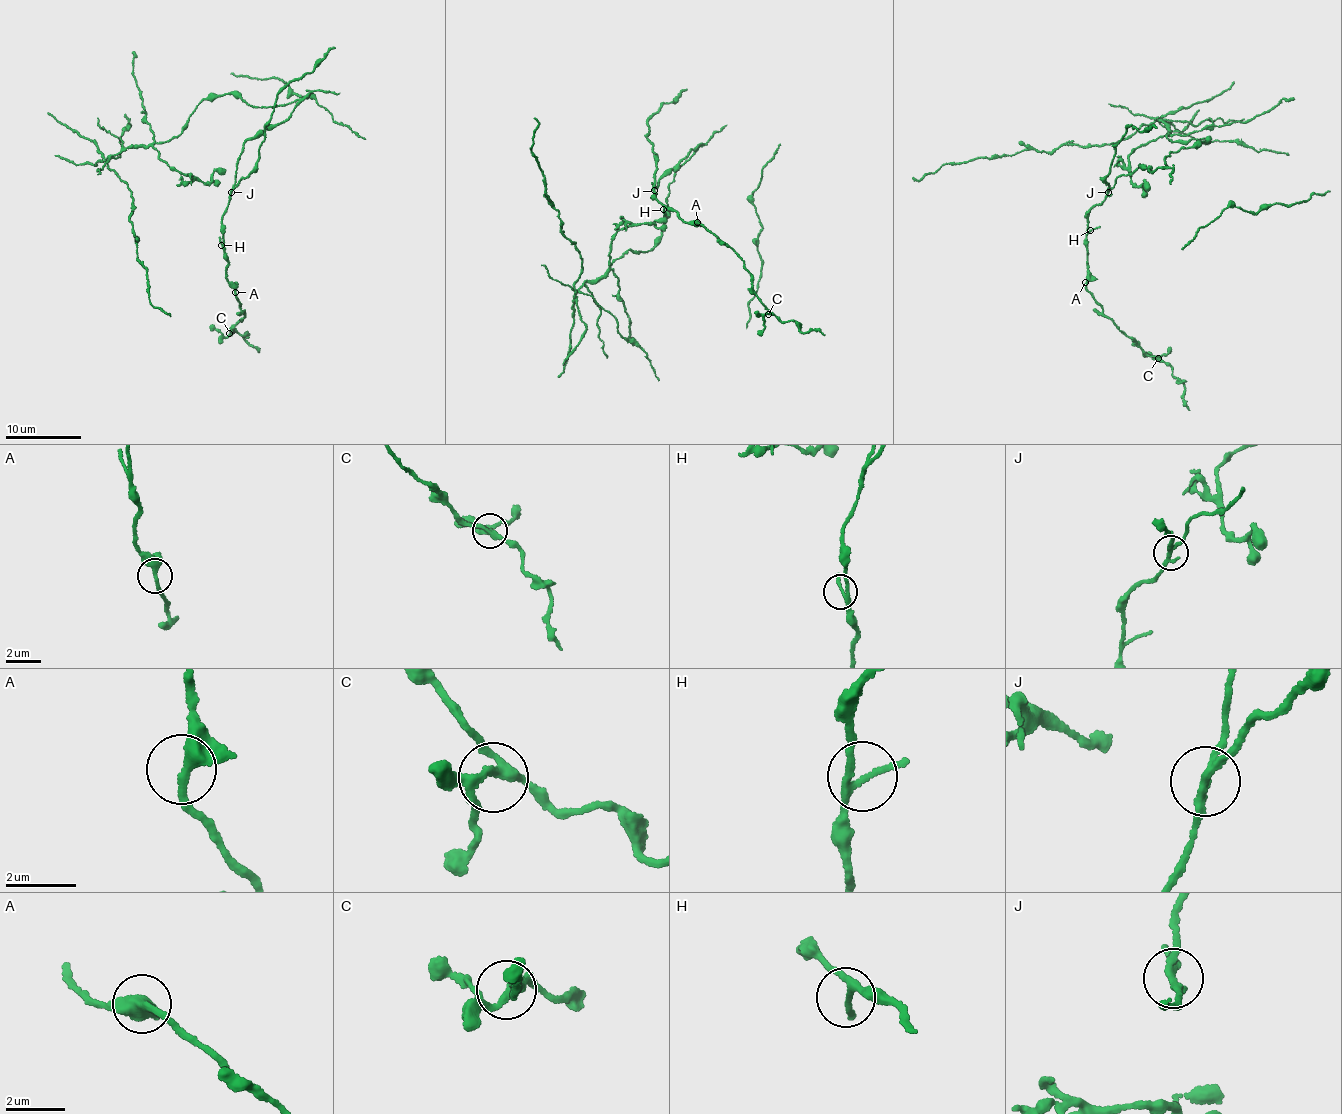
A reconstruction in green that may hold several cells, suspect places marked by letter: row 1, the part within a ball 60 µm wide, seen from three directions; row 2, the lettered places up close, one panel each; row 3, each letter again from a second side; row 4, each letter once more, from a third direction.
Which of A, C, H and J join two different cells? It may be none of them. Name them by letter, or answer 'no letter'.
J

